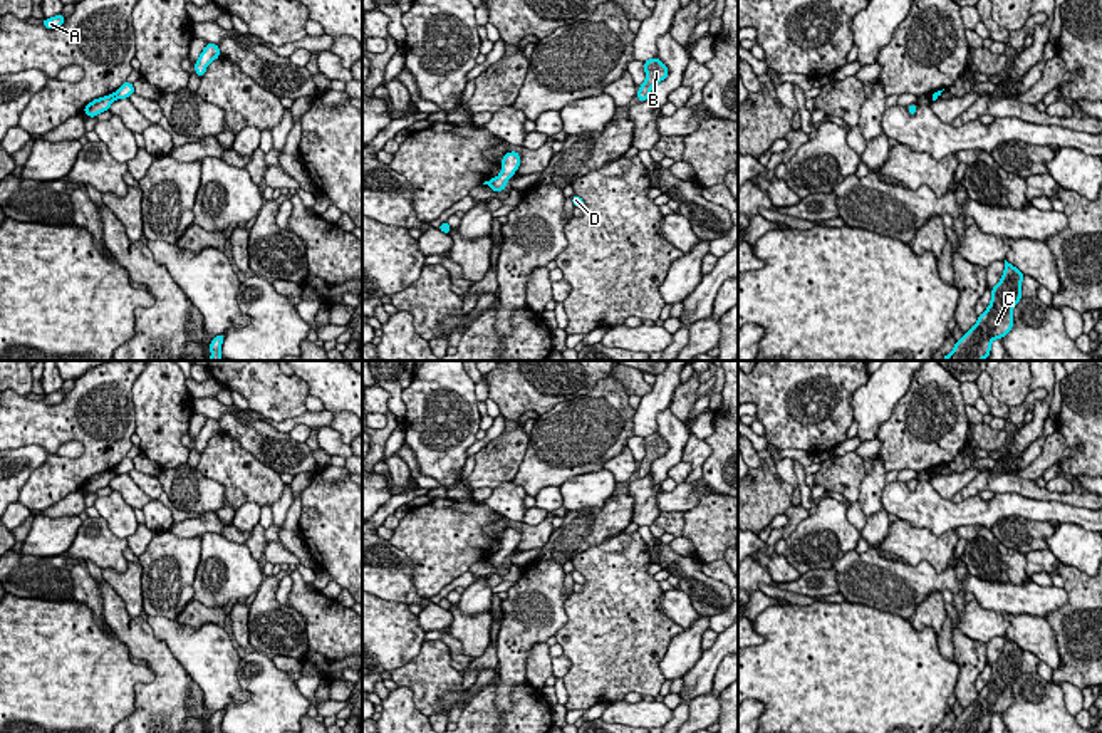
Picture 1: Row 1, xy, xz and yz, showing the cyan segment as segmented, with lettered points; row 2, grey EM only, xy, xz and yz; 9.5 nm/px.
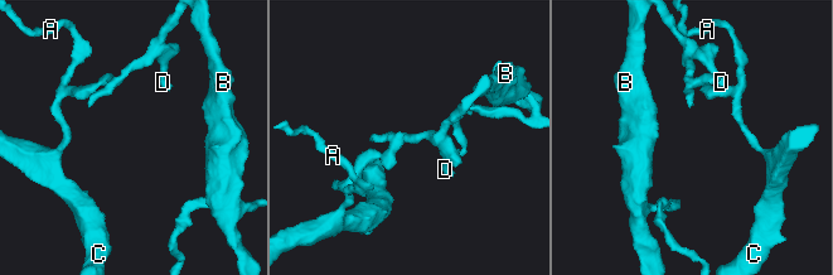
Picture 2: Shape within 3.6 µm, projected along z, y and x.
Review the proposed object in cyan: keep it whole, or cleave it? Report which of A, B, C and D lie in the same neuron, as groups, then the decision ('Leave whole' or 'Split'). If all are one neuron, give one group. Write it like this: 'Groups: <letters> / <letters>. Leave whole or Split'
Groups: A C / B D. Split

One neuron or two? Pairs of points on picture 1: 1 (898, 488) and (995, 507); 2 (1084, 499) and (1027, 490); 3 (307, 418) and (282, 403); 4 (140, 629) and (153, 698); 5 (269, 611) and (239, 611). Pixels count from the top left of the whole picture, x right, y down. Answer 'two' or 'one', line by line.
1: one
2: one
3: two
4: one
5: two

